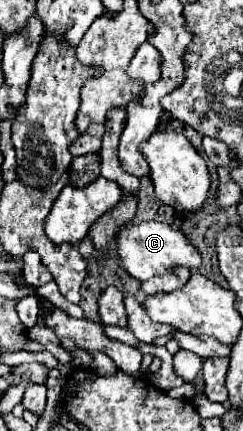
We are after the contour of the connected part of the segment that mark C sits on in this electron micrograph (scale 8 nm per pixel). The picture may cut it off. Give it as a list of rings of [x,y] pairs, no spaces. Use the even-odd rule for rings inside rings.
[[[159,221],[123,225],[117,231],[115,243],[117,243],[119,267],[137,281],[145,281],[155,275],[165,275],[165,273],[169,273],[171,265],[185,265],[191,269],[191,273],[197,273],[197,269],[203,263],[199,251],[189,243],[189,239],[179,229],[175,229],[167,223],[159,223]]]

